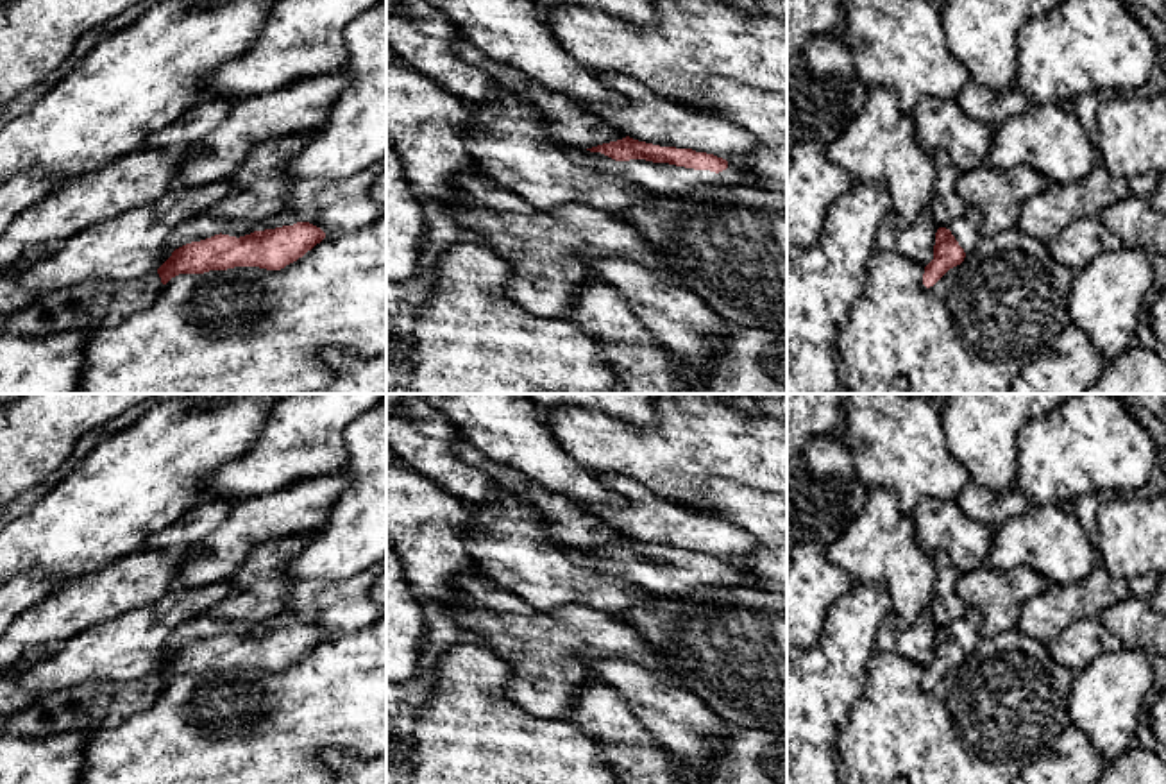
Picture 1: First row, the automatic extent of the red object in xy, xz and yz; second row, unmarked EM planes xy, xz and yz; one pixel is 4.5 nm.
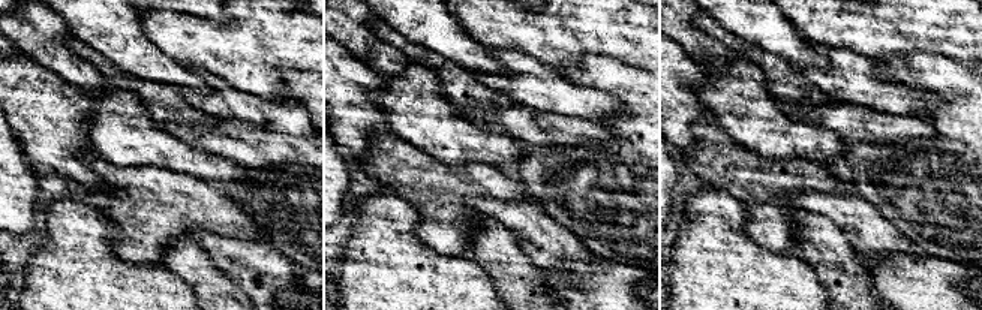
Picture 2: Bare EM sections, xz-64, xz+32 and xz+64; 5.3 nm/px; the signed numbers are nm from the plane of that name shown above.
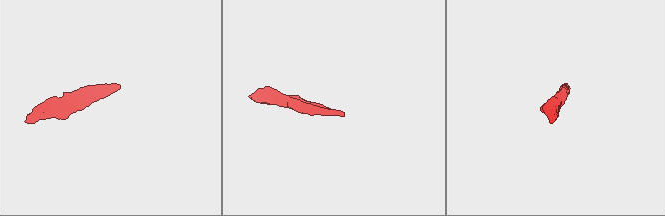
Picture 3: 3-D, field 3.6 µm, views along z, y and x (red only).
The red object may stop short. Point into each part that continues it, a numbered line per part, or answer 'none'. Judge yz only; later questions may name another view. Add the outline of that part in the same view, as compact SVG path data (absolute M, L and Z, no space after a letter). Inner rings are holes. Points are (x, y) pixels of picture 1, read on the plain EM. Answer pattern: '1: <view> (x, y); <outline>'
1: yz (966, 630); M967 607L966 614L946 626L951 632L959 646L969 655L978 643L980 635L982 614L976 609Z

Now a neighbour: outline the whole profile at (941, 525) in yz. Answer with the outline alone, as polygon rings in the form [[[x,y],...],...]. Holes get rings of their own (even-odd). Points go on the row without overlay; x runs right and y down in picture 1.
[[[926,496],[912,519],[919,546],[932,557],[946,551],[959,575],[985,566],[996,528],[966,516],[955,499]]]

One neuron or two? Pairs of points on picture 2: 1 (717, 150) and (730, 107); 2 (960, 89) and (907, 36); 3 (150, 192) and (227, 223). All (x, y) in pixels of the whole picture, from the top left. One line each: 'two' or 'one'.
1: two
2: two
3: one

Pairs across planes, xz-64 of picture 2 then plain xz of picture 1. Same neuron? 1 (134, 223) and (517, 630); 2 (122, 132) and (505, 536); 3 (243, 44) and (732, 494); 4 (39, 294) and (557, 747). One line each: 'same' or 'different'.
1: same
2: same
3: different
4: same

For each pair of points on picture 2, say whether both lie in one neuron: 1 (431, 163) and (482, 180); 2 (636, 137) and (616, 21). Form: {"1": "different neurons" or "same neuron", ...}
{"1": "same neuron", "2": "different neurons"}

